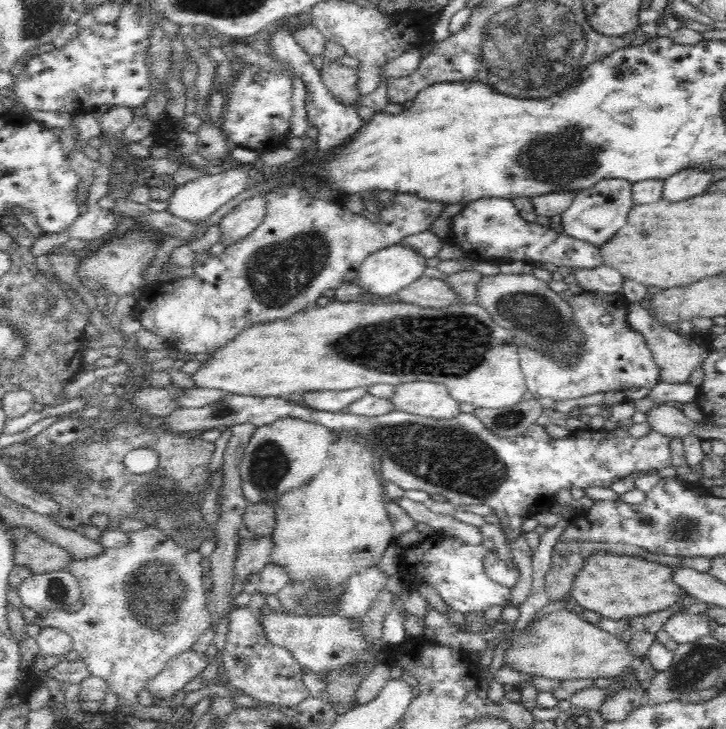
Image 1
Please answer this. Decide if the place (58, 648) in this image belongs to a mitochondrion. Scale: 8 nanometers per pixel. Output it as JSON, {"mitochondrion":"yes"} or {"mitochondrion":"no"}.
{"mitochondrion":"no"}

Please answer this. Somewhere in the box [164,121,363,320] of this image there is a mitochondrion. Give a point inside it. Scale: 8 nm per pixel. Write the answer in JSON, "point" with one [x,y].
{"point":[276,274]}

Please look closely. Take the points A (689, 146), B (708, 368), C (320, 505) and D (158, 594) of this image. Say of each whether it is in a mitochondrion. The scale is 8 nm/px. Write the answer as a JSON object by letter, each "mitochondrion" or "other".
{"A":"other","B":"other","C":"other","D":"mitochondrion"}

